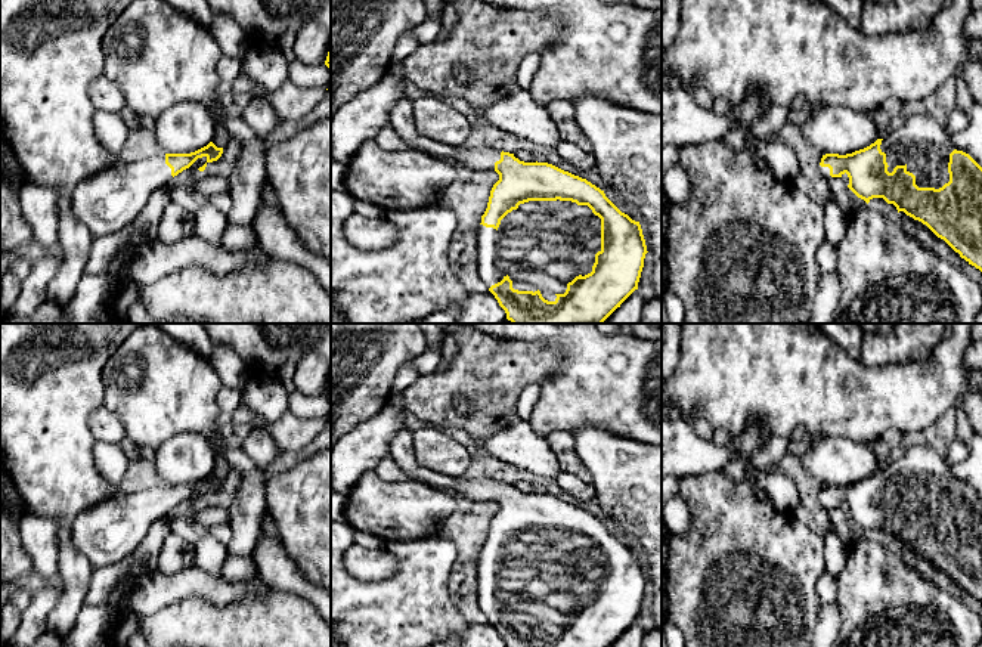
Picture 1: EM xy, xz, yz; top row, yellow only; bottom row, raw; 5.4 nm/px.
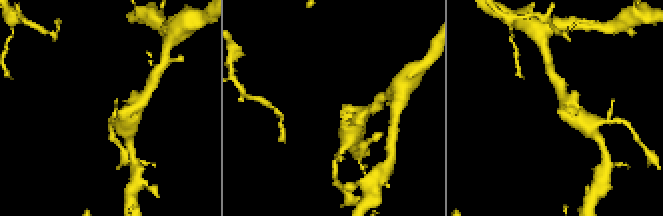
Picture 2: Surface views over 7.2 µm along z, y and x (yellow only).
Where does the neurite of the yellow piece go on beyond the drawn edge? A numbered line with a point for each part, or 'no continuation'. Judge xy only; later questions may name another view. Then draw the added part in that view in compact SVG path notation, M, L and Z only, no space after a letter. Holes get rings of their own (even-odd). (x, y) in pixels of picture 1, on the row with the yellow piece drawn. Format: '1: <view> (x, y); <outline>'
1: xy (108, 201); M165 154L134 162L118 161L75 188L74 214L95 236L120 232L139 216L152 192L171 177Z

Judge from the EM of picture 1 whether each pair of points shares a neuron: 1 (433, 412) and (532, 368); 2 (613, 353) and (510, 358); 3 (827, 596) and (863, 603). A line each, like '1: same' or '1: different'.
1: same
2: different
3: different

